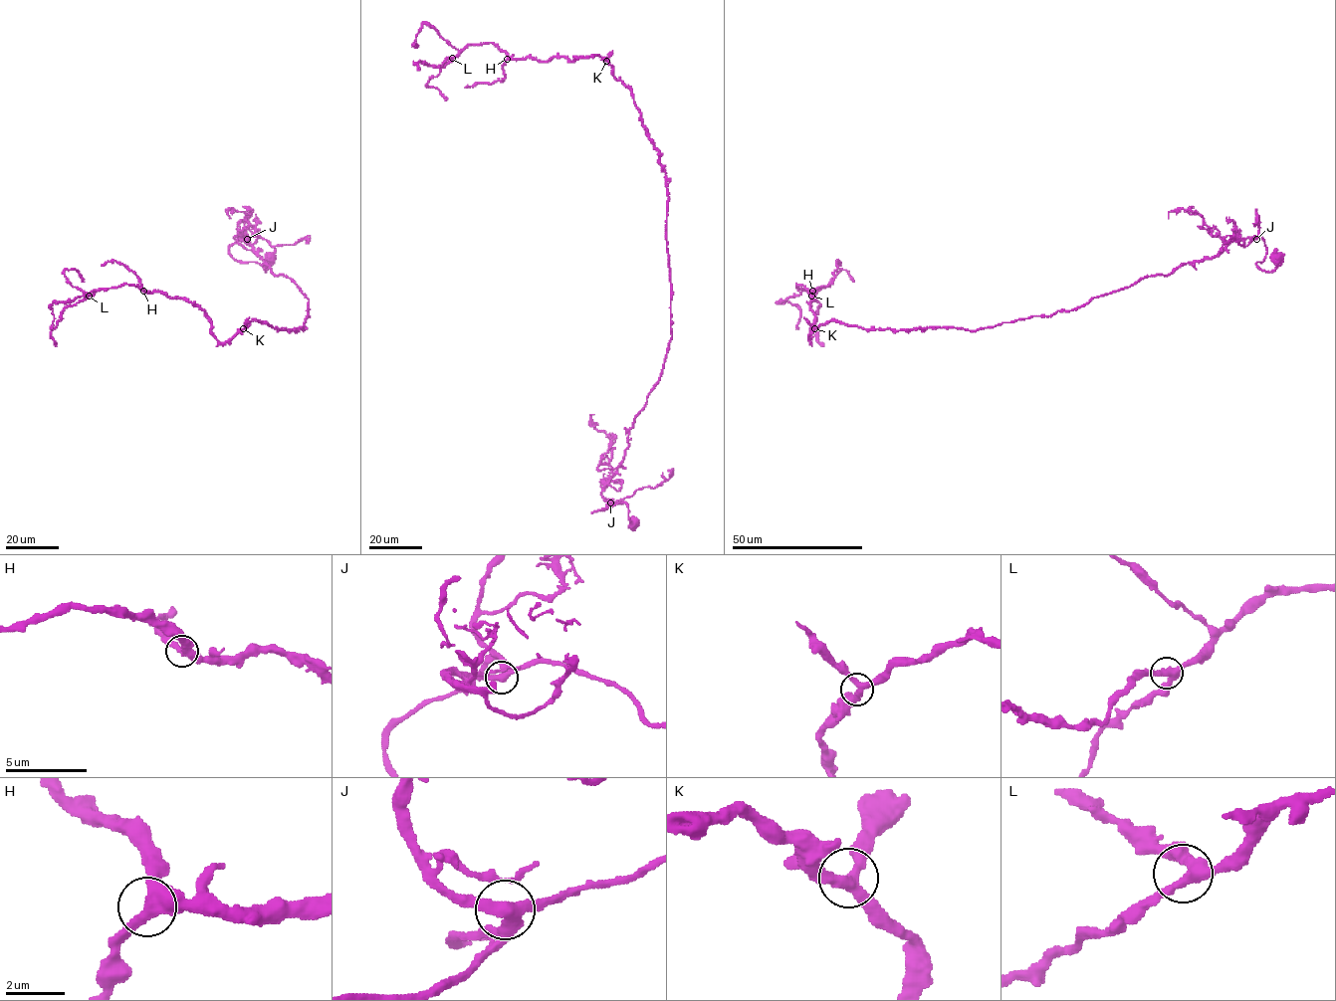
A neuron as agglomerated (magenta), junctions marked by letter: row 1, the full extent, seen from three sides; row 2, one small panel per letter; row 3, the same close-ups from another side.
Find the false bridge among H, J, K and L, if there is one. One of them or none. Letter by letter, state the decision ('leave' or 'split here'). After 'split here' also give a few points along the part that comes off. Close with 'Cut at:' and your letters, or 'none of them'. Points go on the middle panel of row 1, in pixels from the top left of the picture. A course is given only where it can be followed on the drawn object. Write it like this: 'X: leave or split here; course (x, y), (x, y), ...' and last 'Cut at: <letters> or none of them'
H: leave
J: leave
K: leave
L: leave
Cut at: none of them

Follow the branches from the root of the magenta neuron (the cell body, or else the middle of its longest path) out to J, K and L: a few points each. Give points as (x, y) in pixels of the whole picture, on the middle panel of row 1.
J: (633, 524), (628, 518), (628, 506), (624, 502), (592, 512), (605, 509), (610, 502)
K: (633, 524), (624, 502), (592, 512), (610, 504), (602, 488), (671, 336), (667, 190), (632, 92), (606, 61)
L: (633, 524), (624, 502), (592, 512), (671, 336), (659, 151), (596, 55), (452, 58)

